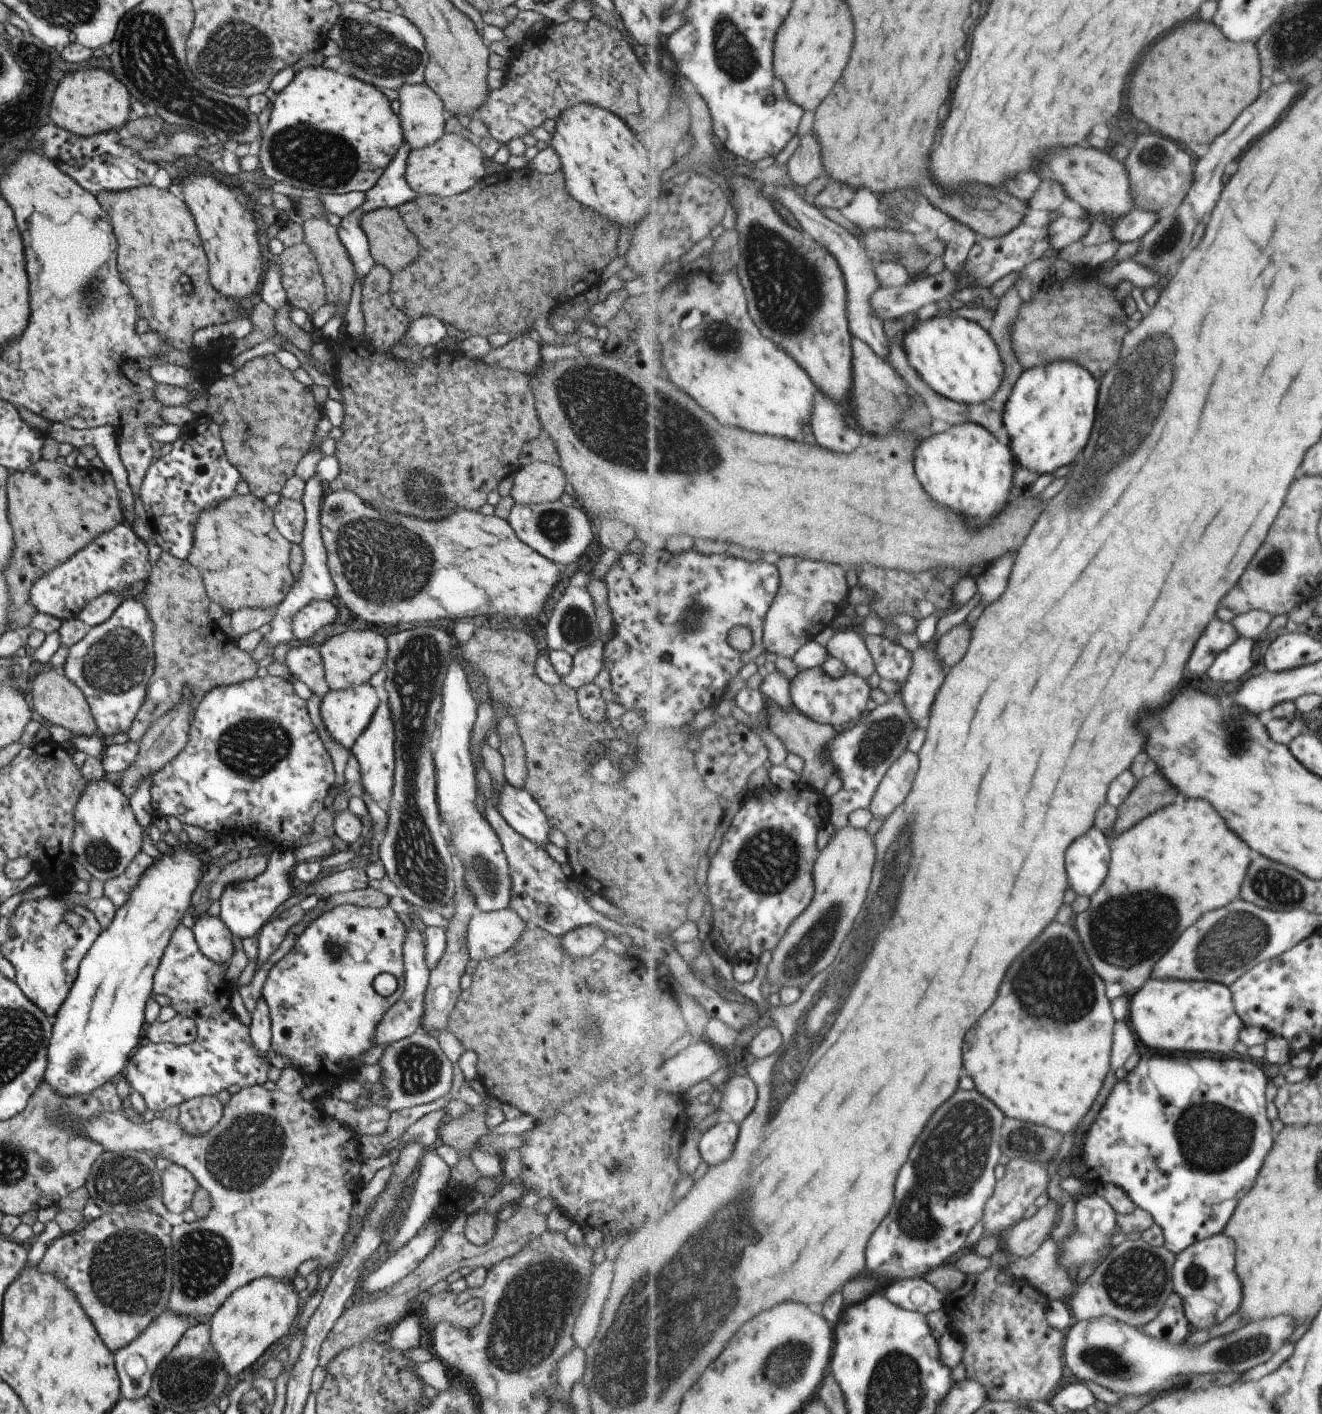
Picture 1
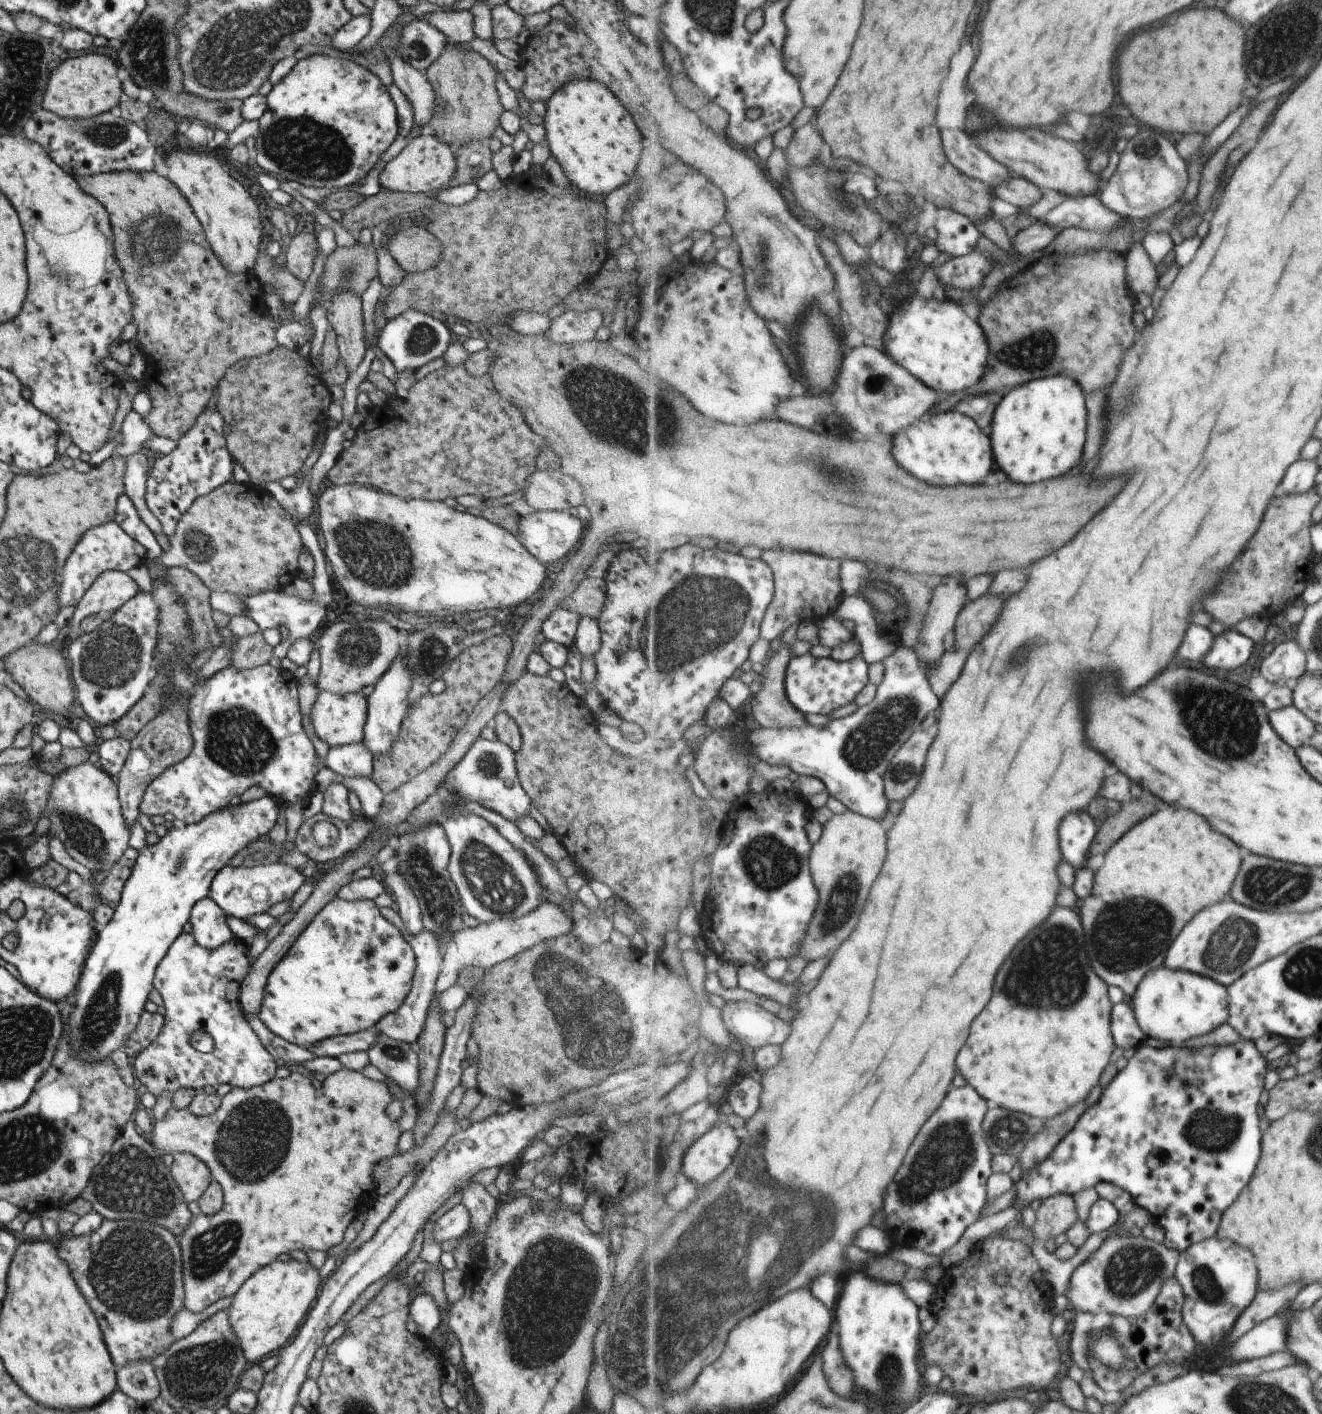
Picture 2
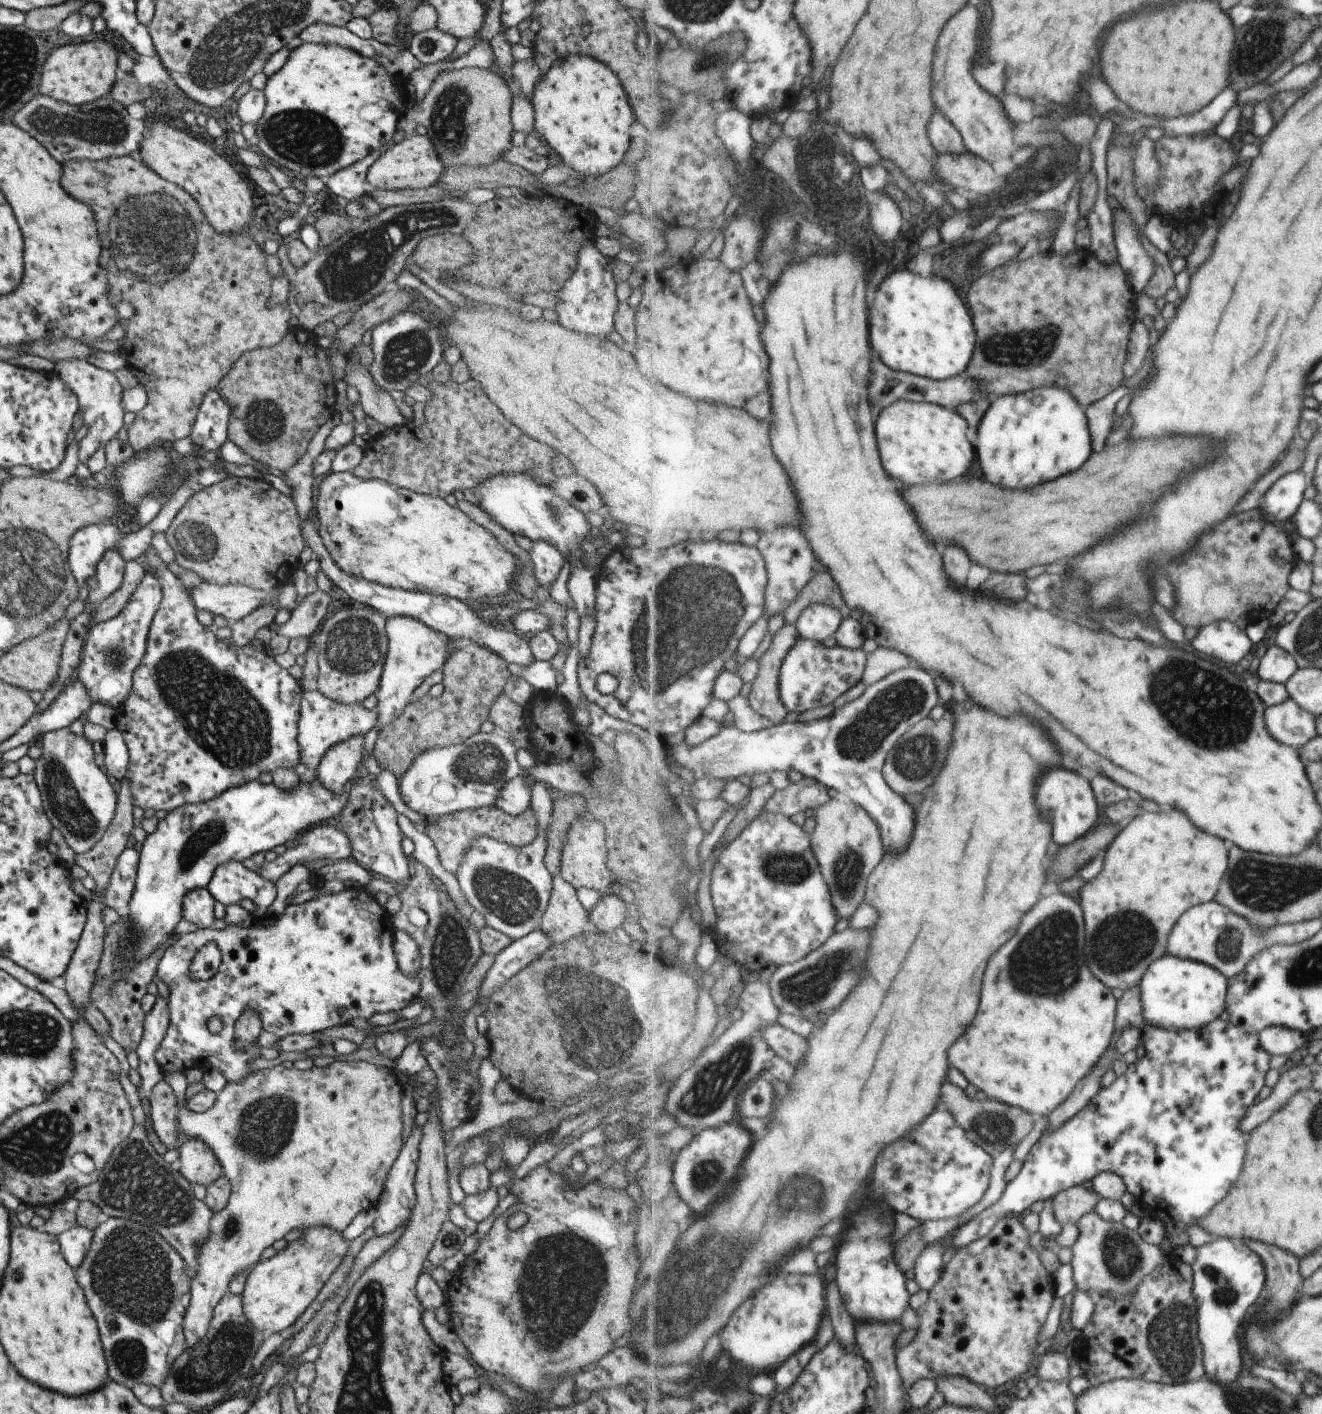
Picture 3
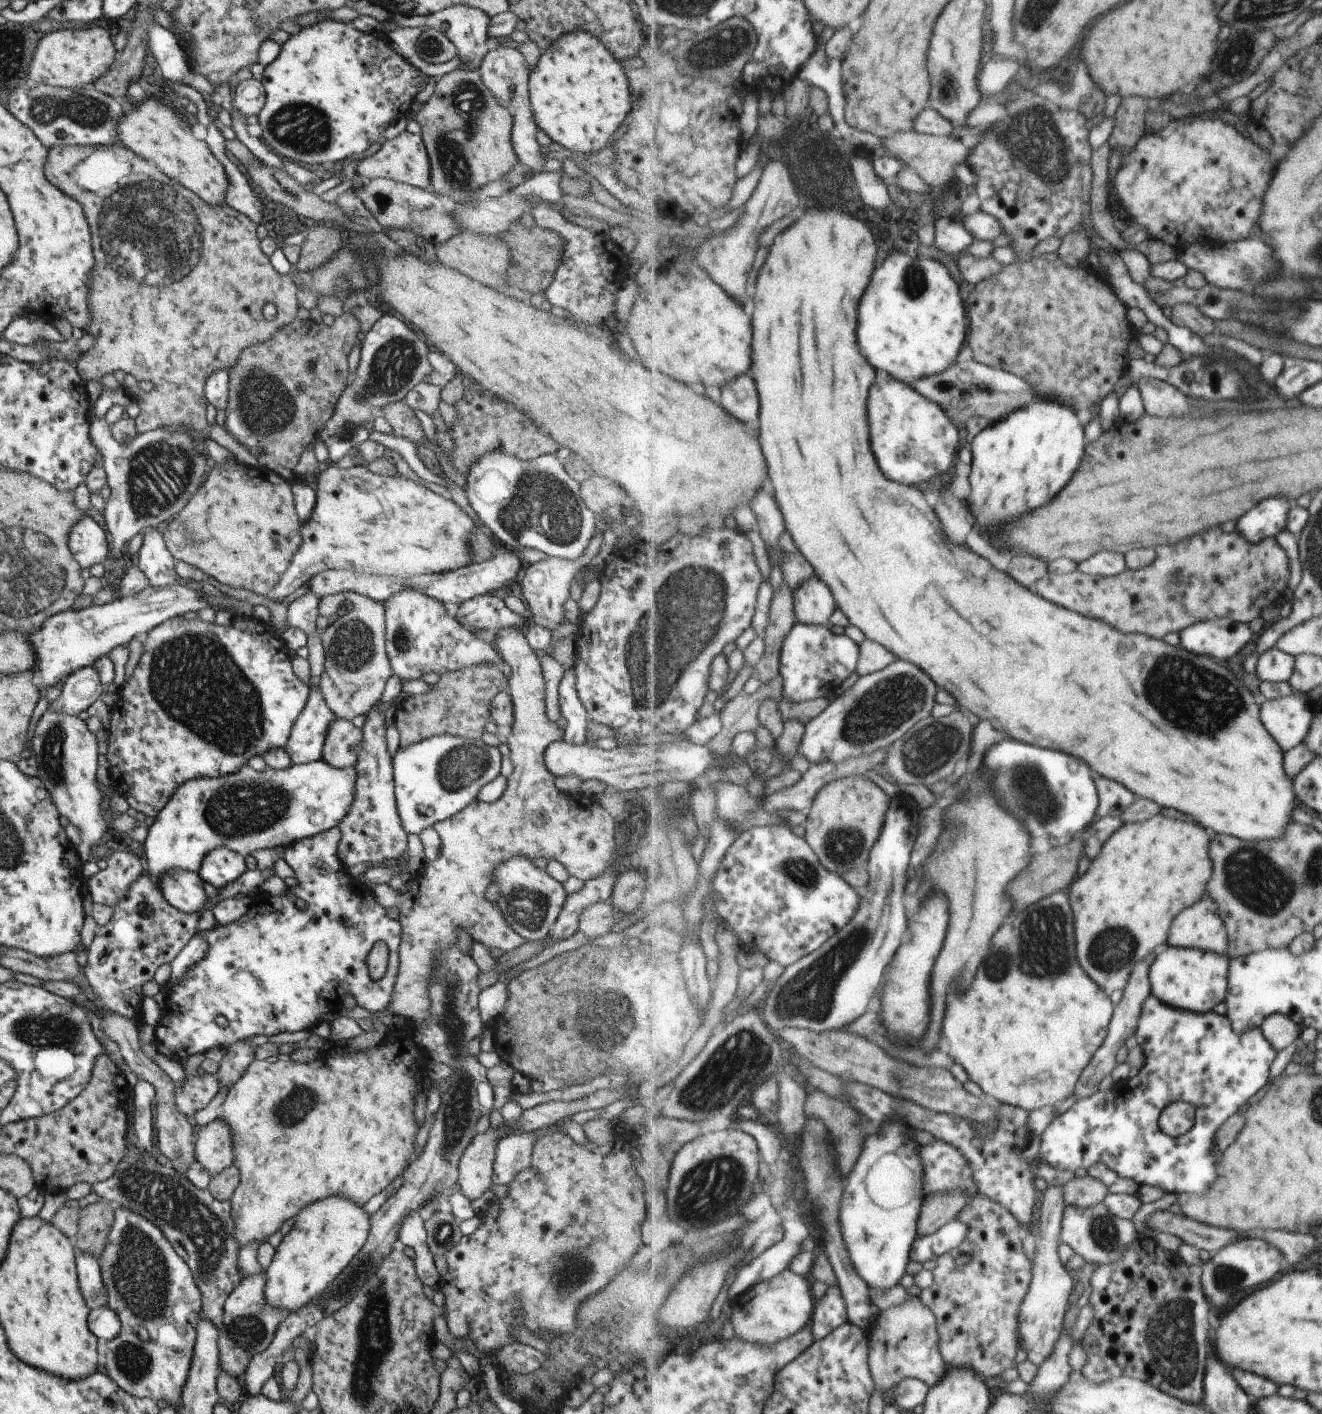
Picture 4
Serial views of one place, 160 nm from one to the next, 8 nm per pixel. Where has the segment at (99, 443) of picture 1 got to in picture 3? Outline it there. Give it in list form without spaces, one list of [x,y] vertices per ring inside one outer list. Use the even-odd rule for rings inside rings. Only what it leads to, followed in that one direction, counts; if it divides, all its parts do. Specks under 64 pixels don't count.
[[[153,548],[146,549],[141,562],[144,568],[153,573],[162,590],[162,599],[157,607],[157,610],[152,616],[149,630],[147,631],[147,644],[139,664],[135,667],[132,674],[132,683],[130,694],[122,702],[119,708],[115,709],[113,716],[114,728],[121,732],[123,742],[127,749],[127,766],[123,776],[130,785],[130,801],[132,806],[139,806],[142,810],[163,810],[169,812],[177,809],[178,806],[186,805],[187,803],[199,804],[210,798],[216,797],[225,789],[239,786],[240,784],[257,779],[261,772],[269,772],[273,774],[274,770],[286,769],[300,764],[298,742],[296,741],[297,721],[300,713],[300,700],[302,697],[303,688],[298,680],[295,680],[287,669],[280,668],[268,654],[267,651],[258,651],[249,644],[244,644],[240,647],[232,647],[227,640],[218,640],[211,630],[201,625],[195,619],[196,608],[190,601],[187,595],[185,586],[179,582],[163,564]]]

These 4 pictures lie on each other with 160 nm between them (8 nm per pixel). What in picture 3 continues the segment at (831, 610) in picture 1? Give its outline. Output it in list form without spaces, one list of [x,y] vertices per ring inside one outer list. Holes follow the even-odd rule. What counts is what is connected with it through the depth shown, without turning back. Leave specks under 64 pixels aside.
[[[791,526],[761,533],[757,547],[766,558],[766,565],[770,572],[770,582],[766,590],[765,617],[768,620],[777,612],[781,612],[784,616],[786,608],[813,578],[817,556],[811,552],[809,542],[803,538],[803,532],[799,528],[791,528]]]

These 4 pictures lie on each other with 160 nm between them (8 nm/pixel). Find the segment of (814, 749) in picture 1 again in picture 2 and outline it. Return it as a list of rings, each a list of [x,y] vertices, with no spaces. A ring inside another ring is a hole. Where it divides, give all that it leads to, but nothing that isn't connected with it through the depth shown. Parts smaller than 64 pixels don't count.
[[[791,647],[780,648],[763,667],[762,687],[751,700],[752,718],[761,727],[802,727],[807,725],[802,713],[786,695],[786,672],[790,663]]]

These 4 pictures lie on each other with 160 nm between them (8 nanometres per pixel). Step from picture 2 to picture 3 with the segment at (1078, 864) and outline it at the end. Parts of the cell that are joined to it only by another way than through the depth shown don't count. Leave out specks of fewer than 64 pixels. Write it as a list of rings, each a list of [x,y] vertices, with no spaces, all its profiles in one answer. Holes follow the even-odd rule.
[[[1053,768],[1039,780],[1039,790],[1035,790],[1035,800],[1039,802],[1039,810],[1045,818],[1045,808],[1049,810],[1051,822],[1055,826],[1055,842],[1075,845],[1077,840],[1085,837],[1090,832],[1099,818],[1100,808],[1095,798],[1095,792],[1091,788],[1091,782],[1073,770],[1065,768]]]

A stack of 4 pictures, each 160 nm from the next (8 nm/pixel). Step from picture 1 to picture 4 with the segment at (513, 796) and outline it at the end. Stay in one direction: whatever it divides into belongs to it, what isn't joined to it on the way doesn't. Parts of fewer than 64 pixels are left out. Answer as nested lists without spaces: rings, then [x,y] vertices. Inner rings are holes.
[[[431,735],[423,740],[397,747],[392,758],[392,783],[394,801],[401,828],[406,834],[417,836],[423,828],[453,816],[470,802],[476,801],[476,794],[484,784],[499,773],[501,755],[496,746],[489,746],[479,739],[459,738],[457,735]]]

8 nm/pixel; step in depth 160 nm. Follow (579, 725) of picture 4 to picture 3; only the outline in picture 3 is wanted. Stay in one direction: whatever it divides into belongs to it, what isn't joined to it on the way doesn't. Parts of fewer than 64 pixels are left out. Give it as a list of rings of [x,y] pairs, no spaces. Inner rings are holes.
[[[535,781],[530,786],[529,808],[538,814],[539,830],[525,846],[513,846],[487,835],[472,839],[460,867],[454,875],[469,909],[477,910],[487,925],[515,940],[540,926],[548,898],[552,891],[552,876],[543,865],[544,828],[550,820],[552,793],[549,783]]]

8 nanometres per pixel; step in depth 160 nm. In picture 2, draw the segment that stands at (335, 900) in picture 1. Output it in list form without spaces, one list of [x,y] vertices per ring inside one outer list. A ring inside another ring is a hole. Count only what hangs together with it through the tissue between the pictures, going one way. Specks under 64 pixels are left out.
[[[389,907],[379,908],[379,913],[383,918],[387,918],[387,922],[391,922],[395,928],[399,928],[401,936],[407,940],[407,944],[409,944],[409,947],[413,952],[415,967],[413,968],[411,989],[407,992],[407,997],[401,1002],[401,1005],[395,1013],[385,1014],[383,1018],[379,1018],[379,1022],[374,1025],[374,1028],[379,1030],[385,1037],[401,1040],[402,1042],[407,1042],[407,1044],[414,1045],[417,1036],[419,1036],[421,1030],[423,1030],[423,1024],[425,1024],[425,1012],[427,1012],[427,1008],[429,1008],[429,1004],[435,996],[435,984],[440,972],[440,966],[443,963],[442,948],[439,948],[437,936],[433,936],[433,934],[427,932],[427,930],[423,930],[420,933],[415,934],[415,936],[405,934],[405,932],[401,930],[397,912],[391,911]]]

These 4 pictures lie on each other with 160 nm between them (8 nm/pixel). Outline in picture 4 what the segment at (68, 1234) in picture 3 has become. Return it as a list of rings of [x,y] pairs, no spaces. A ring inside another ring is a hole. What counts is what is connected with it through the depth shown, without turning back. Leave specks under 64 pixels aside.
[[[81,1251],[74,1253],[76,1279],[79,1292],[89,1310],[97,1307],[107,1307],[108,1300],[96,1260]]]

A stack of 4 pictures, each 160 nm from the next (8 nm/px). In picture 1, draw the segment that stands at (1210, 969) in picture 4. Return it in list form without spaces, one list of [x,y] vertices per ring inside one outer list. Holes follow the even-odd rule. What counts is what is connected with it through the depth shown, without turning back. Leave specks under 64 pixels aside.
[[[1150,979],[1137,992],[1132,993],[1130,1000],[1129,1024],[1135,1032],[1139,1043],[1141,1040],[1161,1052],[1213,1052],[1227,1054],[1235,1048],[1239,1032],[1244,1022],[1238,1015],[1230,987],[1215,981],[1184,981]]]

